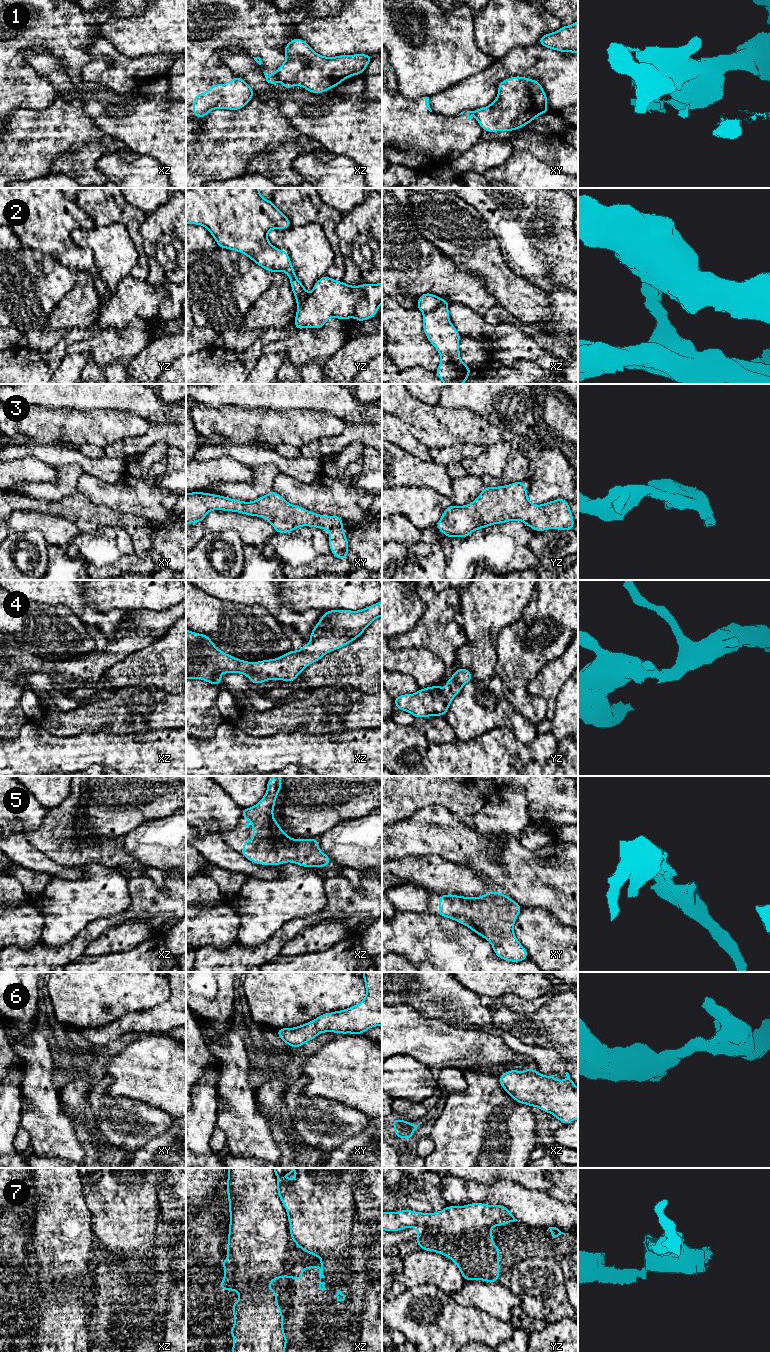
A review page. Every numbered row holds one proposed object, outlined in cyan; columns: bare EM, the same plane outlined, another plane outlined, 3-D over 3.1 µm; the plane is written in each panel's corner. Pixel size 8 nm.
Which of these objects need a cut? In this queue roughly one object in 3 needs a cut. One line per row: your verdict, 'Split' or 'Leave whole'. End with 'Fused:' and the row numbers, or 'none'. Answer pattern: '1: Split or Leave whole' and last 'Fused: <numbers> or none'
1: Split
2: Split
3: Leave whole
4: Leave whole
5: Leave whole
6: Leave whole
7: Split
Fused: 1, 2, 7

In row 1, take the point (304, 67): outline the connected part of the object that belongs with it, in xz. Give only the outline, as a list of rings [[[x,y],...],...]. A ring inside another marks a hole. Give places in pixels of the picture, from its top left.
[[[297,37],[284,47],[286,61],[279,66],[278,80],[285,89],[298,85],[314,94],[324,93],[350,76],[363,74],[373,59],[367,54],[321,56]]]

